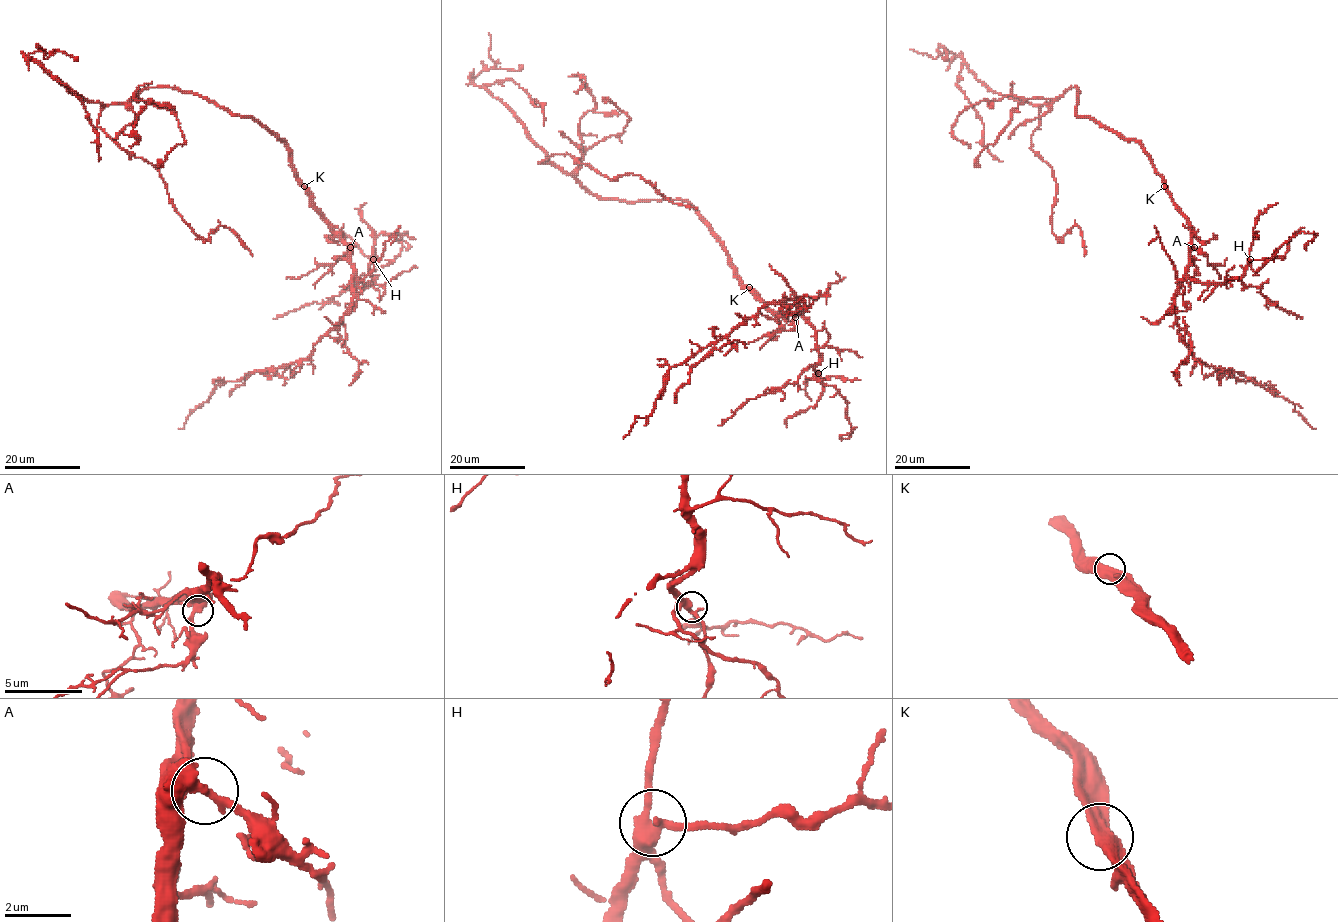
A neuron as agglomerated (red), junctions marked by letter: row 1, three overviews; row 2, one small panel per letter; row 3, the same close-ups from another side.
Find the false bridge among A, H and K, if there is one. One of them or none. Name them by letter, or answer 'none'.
none

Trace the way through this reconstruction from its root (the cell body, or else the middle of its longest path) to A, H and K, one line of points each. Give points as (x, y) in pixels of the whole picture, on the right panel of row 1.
A: (1128, 140), (1136, 140), (1142, 146), (1161, 177), (1175, 206), (1189, 223), (1194, 247)
H: (1128, 140), (1142, 146), (1189, 223), (1190, 278), (1227, 283), (1244, 273), (1250, 259)
K: (1128, 140), (1136, 140), (1142, 146), (1164, 186)

